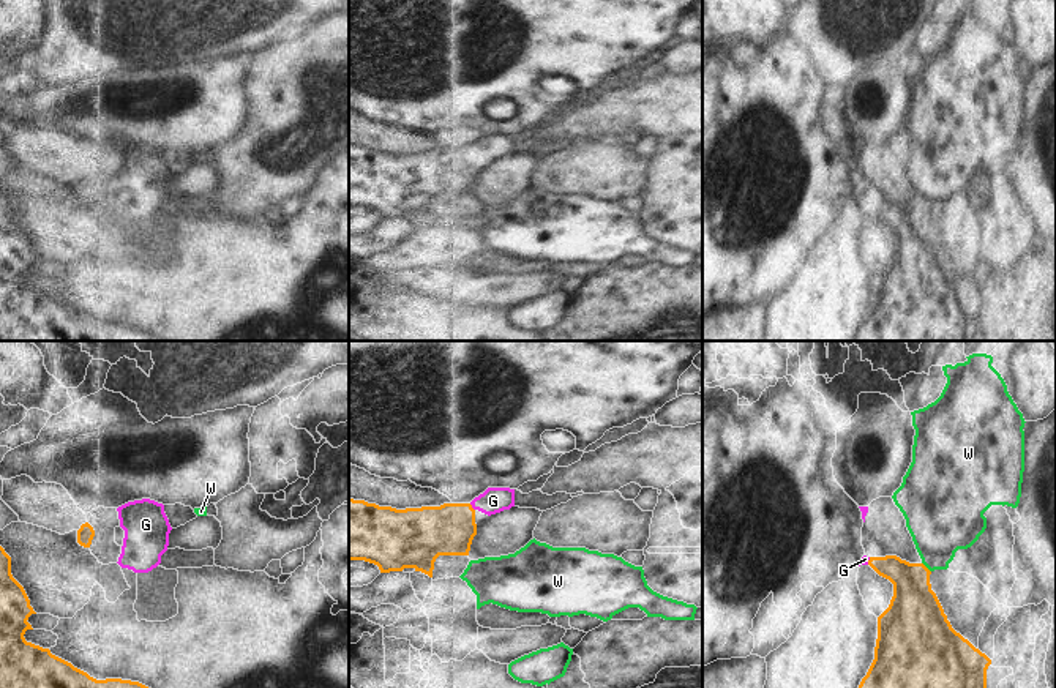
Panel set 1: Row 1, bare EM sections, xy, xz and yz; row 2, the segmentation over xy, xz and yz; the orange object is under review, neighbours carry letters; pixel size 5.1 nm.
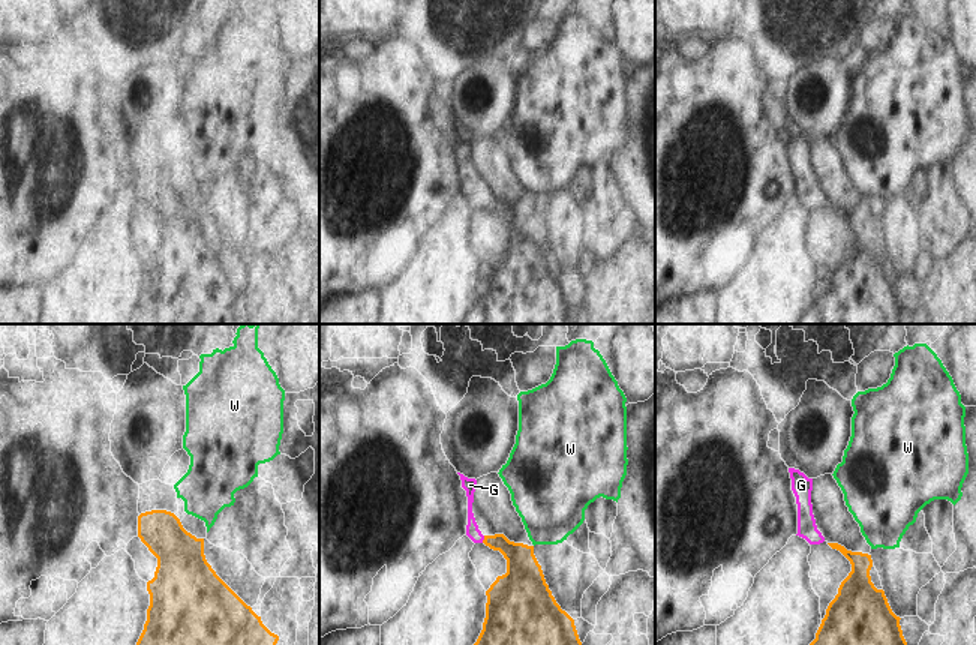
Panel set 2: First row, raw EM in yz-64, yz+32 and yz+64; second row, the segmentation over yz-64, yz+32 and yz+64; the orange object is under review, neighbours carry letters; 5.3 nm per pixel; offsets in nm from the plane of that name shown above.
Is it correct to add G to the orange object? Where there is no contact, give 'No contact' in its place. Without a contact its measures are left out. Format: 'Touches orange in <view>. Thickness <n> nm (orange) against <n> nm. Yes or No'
Touches orange in xz. Thickness 260 nm (orange) against 130 nm. Yes

